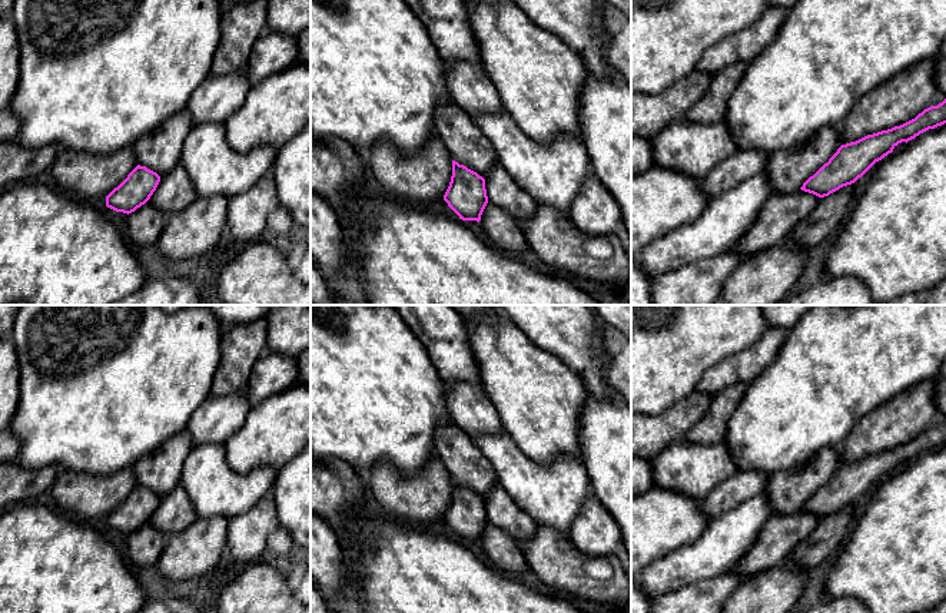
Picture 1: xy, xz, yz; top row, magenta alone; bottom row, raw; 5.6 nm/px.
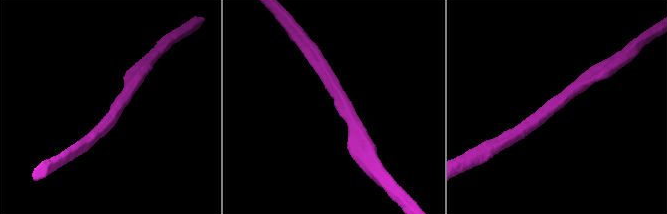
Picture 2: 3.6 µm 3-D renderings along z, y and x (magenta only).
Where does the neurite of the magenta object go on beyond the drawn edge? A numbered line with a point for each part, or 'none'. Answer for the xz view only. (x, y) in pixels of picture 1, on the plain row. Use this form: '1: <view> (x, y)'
none

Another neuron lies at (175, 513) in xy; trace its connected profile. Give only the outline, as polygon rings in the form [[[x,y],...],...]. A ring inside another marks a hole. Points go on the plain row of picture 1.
[[[179,483],[160,503],[147,521],[167,537],[185,531],[196,520],[196,513],[185,486]]]

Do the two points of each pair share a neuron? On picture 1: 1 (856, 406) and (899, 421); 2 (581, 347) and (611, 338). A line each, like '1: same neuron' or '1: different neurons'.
1: different neurons
2: different neurons

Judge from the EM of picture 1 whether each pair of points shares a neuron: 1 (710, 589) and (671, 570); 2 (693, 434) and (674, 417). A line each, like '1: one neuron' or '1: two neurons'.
1: two neurons
2: two neurons

